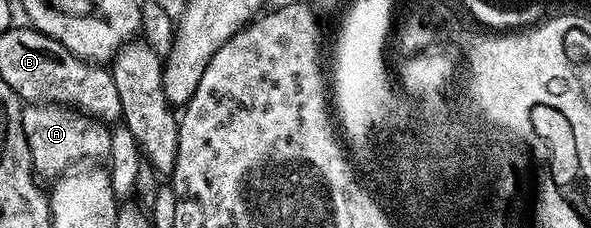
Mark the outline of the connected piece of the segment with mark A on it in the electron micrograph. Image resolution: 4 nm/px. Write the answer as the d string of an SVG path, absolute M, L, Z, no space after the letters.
M28 104L22 108L21 120L23 121L23 133L27 141L27 149L33 162L33 174L42 180L56 180L66 174L74 165L77 165L72 165L72 163L77 163L80 159L97 161L93 159L102 158L104 160L111 149L110 128L106 124L91 118L89 115L75 114L70 108L60 104Z

